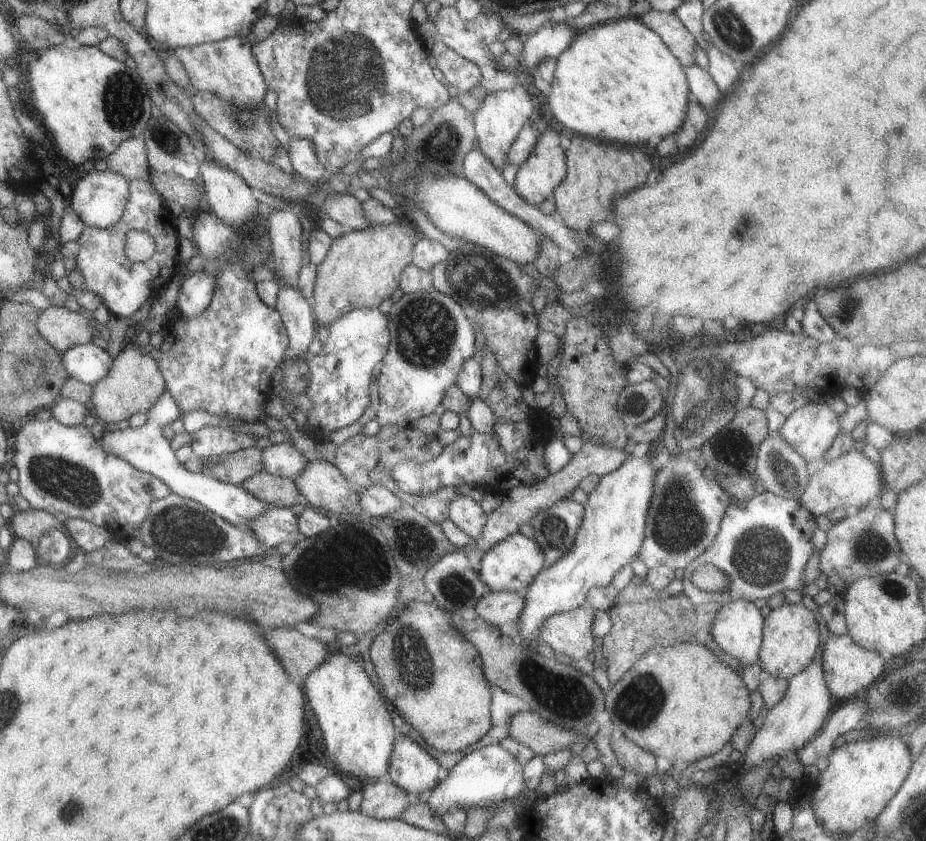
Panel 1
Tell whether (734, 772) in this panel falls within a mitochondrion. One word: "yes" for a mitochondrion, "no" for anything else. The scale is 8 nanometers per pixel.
no

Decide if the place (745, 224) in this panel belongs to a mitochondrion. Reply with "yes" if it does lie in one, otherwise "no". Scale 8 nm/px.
no

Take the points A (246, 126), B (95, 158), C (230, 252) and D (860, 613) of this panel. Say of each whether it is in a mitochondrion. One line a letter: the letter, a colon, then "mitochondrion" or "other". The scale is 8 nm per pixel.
A: mitochondrion
B: other
C: mitochondrion
D: other

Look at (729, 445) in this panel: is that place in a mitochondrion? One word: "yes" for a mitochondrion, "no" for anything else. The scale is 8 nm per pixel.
yes

